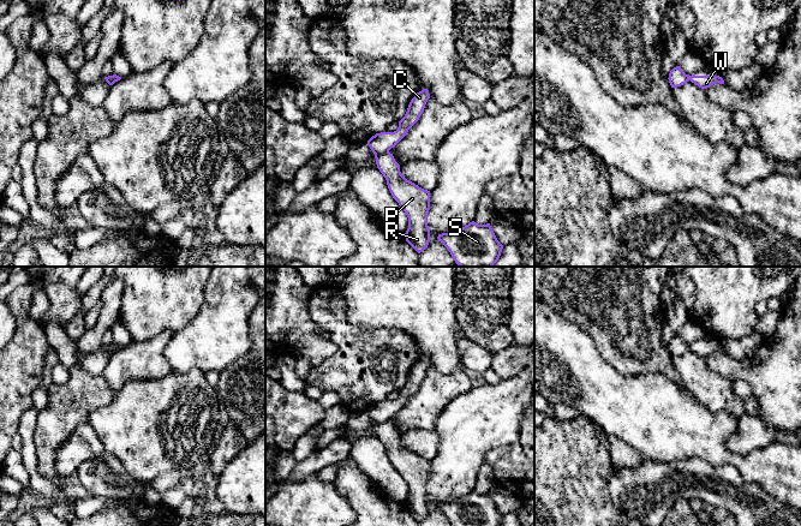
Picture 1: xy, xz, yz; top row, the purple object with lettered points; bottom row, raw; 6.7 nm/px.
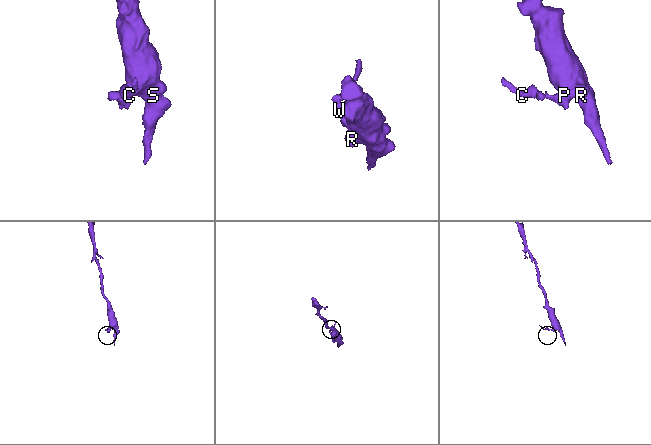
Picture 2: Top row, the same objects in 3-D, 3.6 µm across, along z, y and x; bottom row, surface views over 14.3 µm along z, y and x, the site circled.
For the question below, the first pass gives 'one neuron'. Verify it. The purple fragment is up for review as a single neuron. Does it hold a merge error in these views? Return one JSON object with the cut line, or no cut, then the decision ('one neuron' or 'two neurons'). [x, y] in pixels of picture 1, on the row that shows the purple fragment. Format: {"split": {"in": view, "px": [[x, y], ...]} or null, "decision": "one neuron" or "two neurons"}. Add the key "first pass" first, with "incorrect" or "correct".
{"first pass": "incorrect", "split": {"in": "xz", "px": [[388, 151], [375, 154]]}, "decision": "two neurons"}

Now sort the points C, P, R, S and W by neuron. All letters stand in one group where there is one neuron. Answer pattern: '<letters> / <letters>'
C / P R S W

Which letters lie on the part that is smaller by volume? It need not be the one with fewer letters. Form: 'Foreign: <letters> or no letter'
Foreign: C

